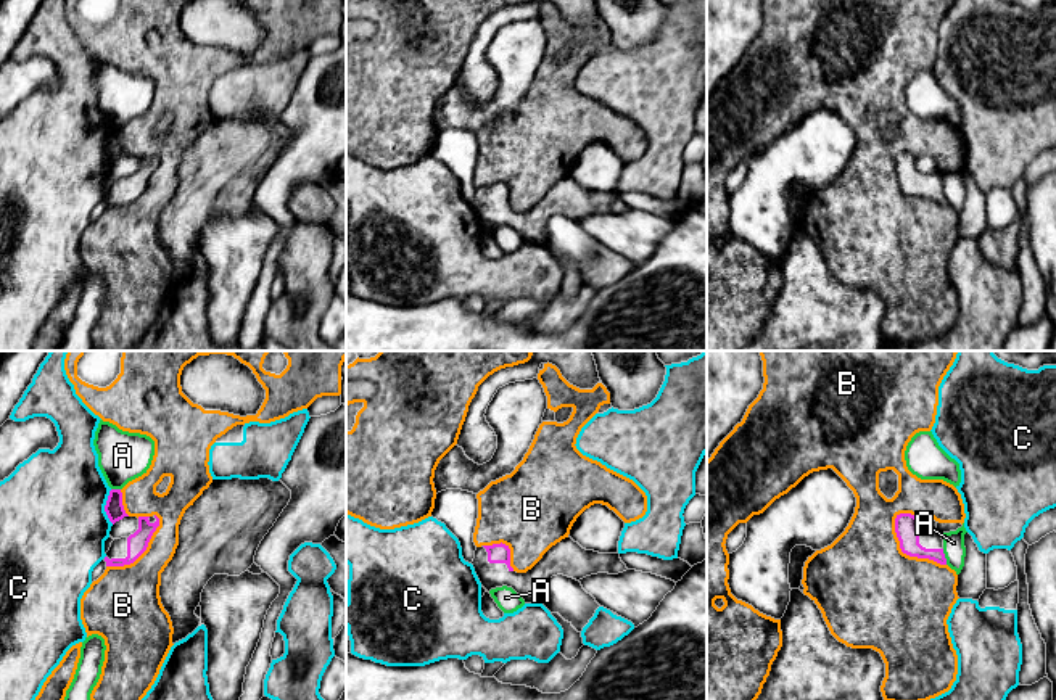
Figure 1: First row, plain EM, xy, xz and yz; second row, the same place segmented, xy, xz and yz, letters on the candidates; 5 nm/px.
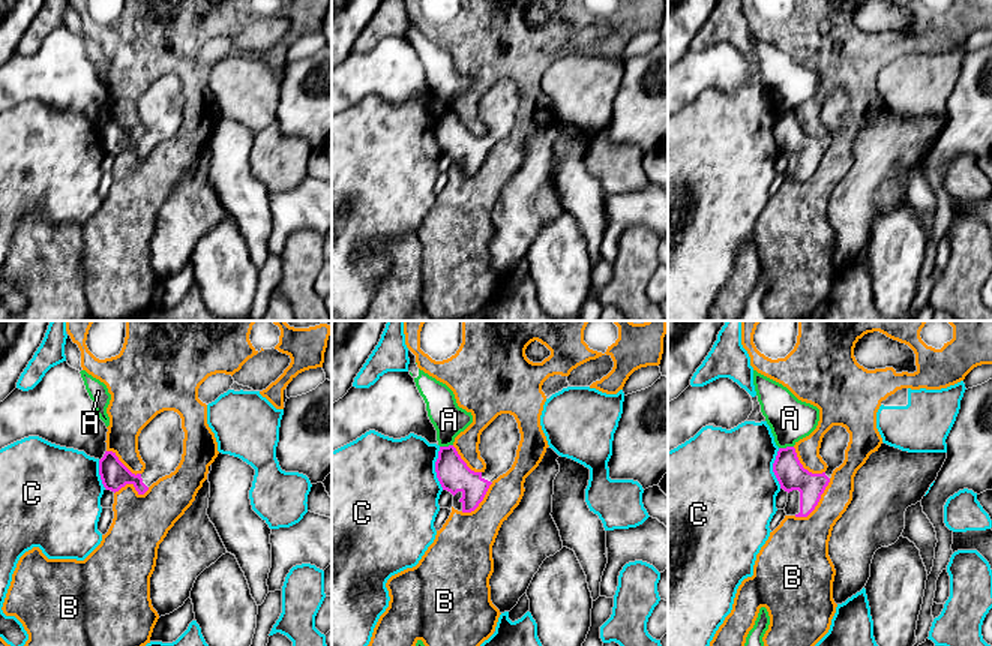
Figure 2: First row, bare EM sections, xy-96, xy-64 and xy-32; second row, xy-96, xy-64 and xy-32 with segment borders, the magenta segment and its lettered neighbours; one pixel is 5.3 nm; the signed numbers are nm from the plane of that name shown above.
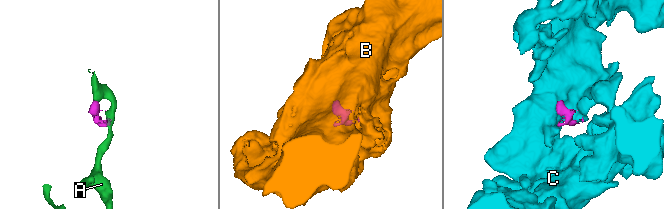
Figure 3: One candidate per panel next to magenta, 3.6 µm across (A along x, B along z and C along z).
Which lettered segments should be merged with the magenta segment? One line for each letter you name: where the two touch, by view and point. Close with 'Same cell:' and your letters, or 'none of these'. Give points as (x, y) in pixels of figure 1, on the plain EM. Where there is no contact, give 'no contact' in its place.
Same cell: none of these

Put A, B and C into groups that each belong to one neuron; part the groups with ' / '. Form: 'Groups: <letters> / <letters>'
Groups: A / B / C

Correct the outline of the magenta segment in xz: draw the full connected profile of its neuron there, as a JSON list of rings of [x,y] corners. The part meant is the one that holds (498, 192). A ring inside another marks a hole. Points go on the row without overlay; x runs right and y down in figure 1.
[[[570,175],[552,185],[526,212],[517,212],[510,206],[510,188],[502,182],[476,187],[472,204],[488,232],[507,225],[525,243],[542,243],[546,225],[557,214],[580,220],[597,212],[618,214],[628,209],[618,191],[599,193],[586,190]]]

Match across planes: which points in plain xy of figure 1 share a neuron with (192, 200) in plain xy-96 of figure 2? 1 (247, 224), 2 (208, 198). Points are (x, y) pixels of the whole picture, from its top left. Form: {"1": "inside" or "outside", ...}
{"1": "outside", "2": "inside"}

